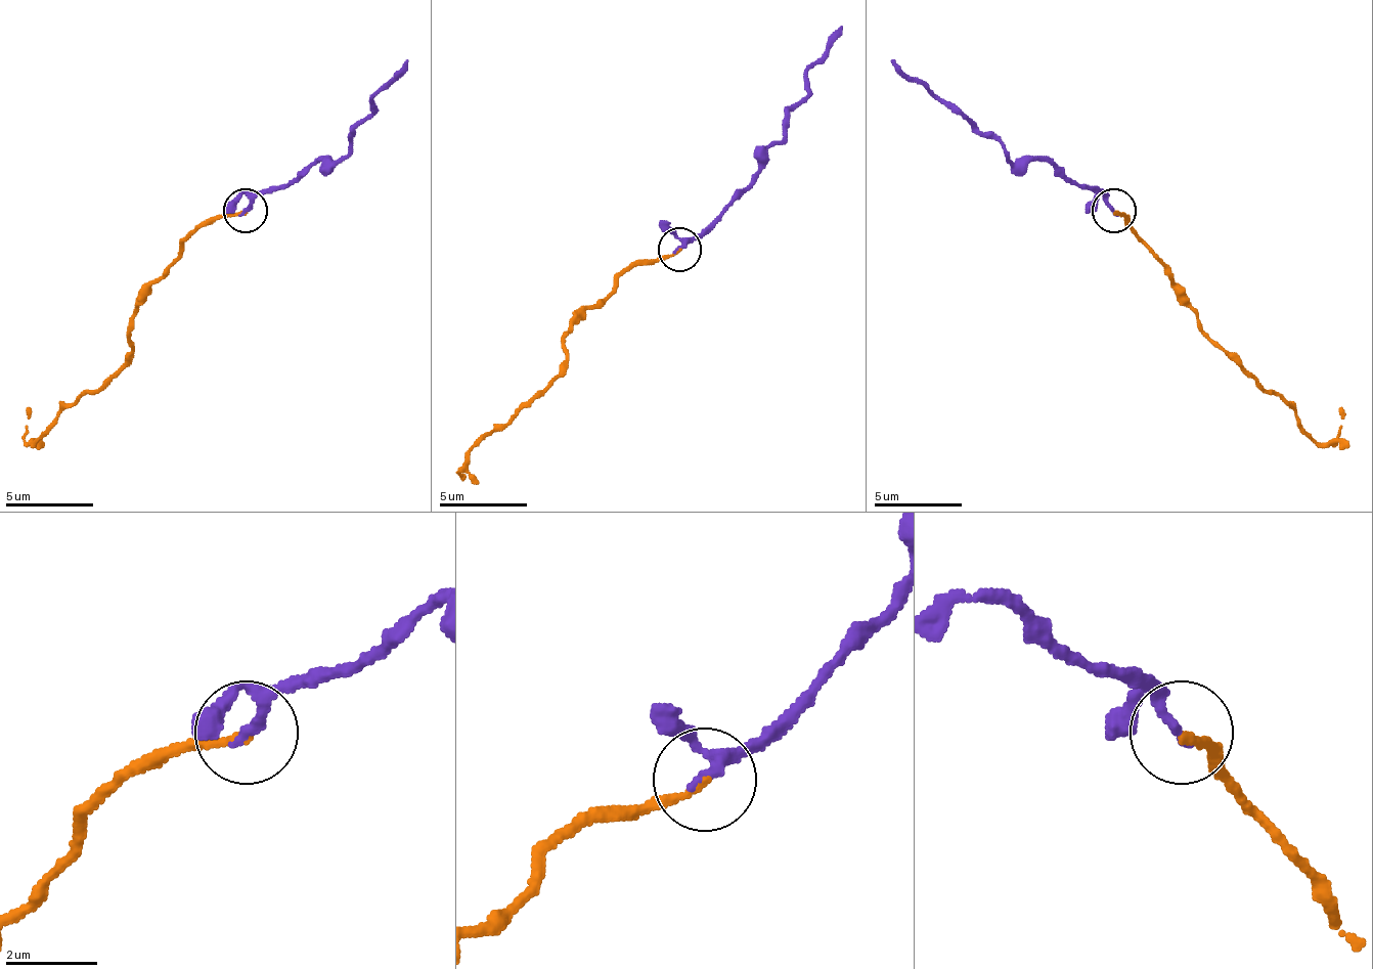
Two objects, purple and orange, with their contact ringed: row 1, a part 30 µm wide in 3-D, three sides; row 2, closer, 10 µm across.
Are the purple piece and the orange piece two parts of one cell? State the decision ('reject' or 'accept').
accept

